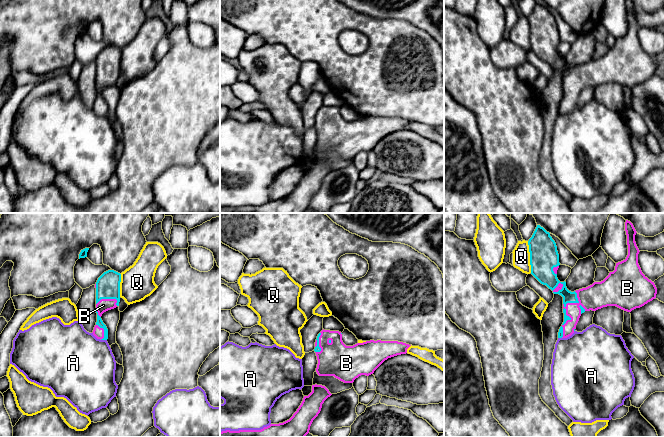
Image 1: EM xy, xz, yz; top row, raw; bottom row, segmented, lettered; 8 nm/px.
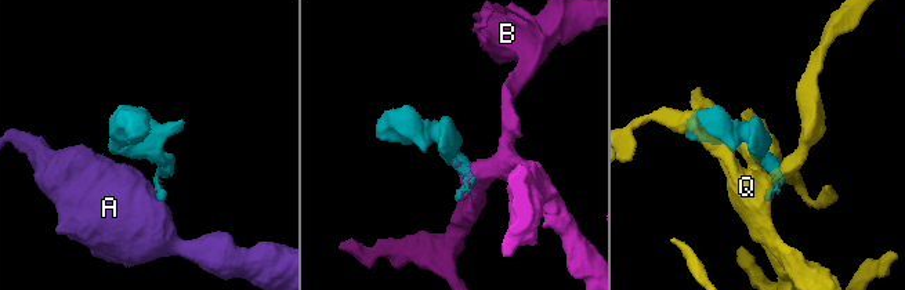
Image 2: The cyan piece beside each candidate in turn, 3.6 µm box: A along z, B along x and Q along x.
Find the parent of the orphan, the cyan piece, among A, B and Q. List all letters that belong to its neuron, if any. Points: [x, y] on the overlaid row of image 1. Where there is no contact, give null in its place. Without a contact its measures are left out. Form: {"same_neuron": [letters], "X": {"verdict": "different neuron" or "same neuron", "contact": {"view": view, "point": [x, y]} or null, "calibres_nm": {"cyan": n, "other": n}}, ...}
{"same_neuron": ["B"], "A": {"verdict": "different neuron", "contact": {"view": "xy", "point": [104, 339]}, "calibres_nm": {"cyan": 50, "other": 460}}, "B": {"verdict": "same neuron", "contact": {"view": "yz", "point": [565, 310]}, "calibres_nm": {"cyan": 100, "other": 200}}, "Q": {"verdict": "different neuron", "contact": {"view": "yz", "point": [530, 257]}, "calibres_nm": {"cyan": 220, "other": 140}}}

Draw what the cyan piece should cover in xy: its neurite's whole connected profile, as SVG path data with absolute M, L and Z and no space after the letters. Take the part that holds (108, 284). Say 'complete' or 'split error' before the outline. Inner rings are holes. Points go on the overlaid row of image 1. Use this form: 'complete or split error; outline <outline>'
split error; outline M108 270L104 272L95 284L97 322L93 335L100 340L108 339L108 329L101 316L104 312L119 306L121 274Z

